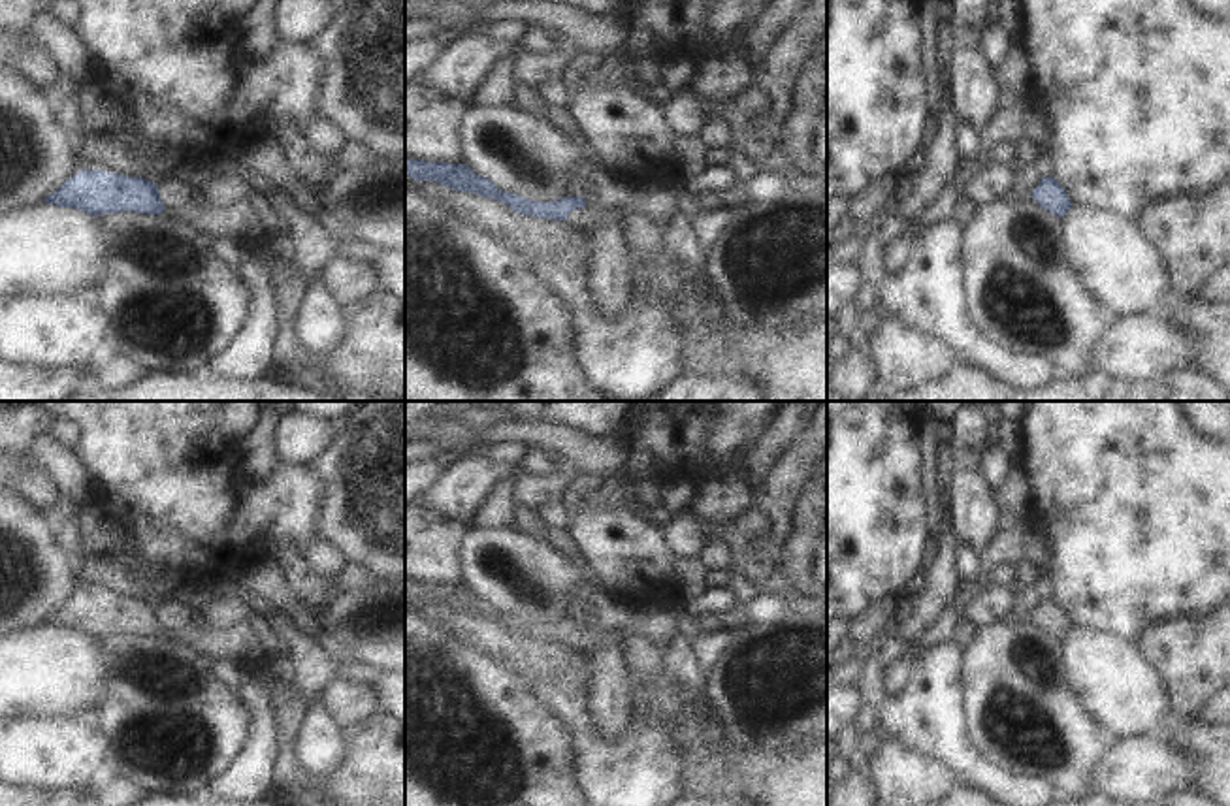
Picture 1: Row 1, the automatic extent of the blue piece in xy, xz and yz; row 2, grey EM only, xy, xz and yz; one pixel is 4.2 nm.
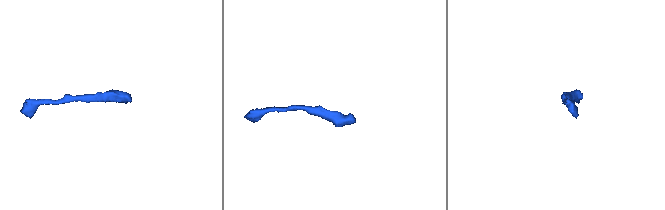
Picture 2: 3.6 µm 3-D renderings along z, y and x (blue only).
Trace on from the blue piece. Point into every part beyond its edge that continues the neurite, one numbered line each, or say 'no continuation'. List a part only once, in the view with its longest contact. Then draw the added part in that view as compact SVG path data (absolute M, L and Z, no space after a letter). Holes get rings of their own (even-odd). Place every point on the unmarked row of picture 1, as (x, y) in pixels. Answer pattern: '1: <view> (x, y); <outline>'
1: xz (582, 641); M590 629L573 631L567 638L567 644L586 653L590 653L599 642L601 642L601 637L591 633Z

